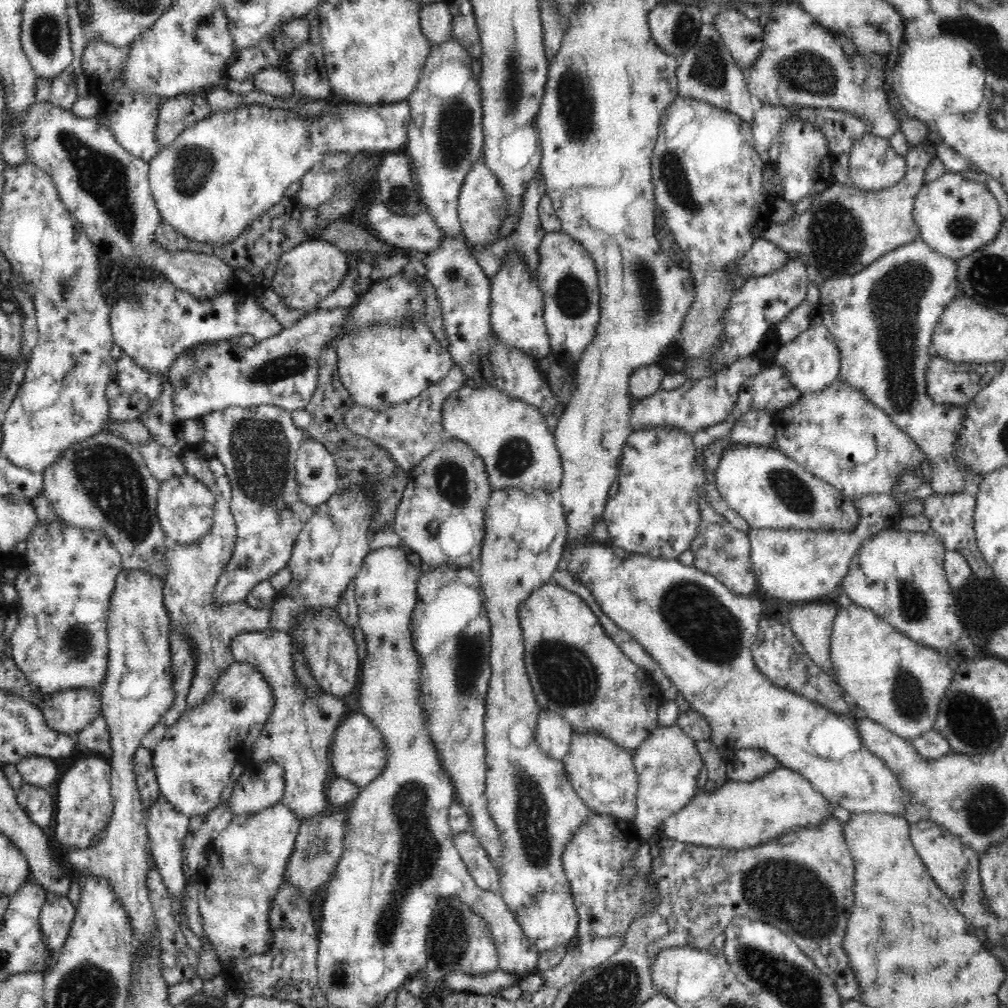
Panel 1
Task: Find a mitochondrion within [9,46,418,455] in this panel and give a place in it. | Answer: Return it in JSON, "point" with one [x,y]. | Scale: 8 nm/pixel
{"point":[102,176]}

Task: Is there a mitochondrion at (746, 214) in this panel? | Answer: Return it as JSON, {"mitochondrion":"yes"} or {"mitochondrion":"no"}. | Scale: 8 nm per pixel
{"mitochondrion":"no"}

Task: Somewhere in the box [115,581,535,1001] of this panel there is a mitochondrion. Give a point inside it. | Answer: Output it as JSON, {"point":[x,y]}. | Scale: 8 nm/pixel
{"point":[420,850]}

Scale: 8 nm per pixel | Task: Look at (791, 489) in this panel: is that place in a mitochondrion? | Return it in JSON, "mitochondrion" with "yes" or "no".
{"mitochondrion":"yes"}

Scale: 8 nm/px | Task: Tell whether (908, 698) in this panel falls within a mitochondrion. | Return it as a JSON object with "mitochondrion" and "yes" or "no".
{"mitochondrion":"yes"}

